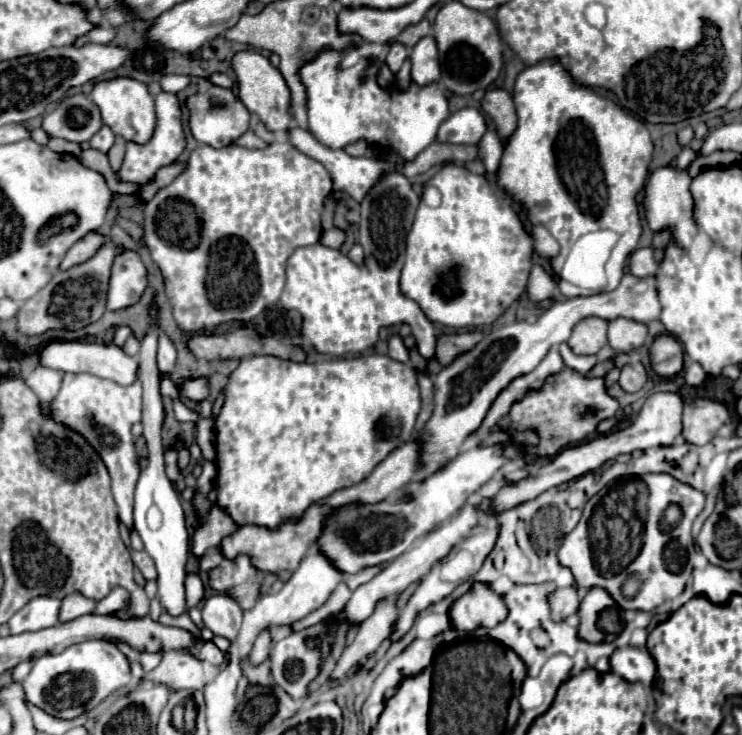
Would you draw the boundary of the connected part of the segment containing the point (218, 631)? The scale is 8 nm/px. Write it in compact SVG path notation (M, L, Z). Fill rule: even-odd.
M224 593L212 595L204 601L202 621L204 627L208 627L214 635L222 635L232 641L242 625L242 609L232 597Z

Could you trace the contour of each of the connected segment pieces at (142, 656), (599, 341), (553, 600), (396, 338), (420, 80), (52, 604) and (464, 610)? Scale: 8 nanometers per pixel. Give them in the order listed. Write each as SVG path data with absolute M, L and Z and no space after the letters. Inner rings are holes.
M136 653L136 659L142 663L144 671L154 669L160 663L160 657L162 657L162 653Z
M586 317L576 323L568 339L570 349L576 355L596 355L606 345L606 327L608 321L600 317Z
M576 587L556 589L552 593L552 597L548 597L548 605L550 605L552 621L554 623L564 621L578 635L579 618L577 612L578 607L580 607L580 599L578 599L578 593L576 593Z
M392 335L388 339L388 355L392 359L396 359L396 361L408 361L410 359L408 349L406 349L406 345L404 345L404 341L402 341L400 335Z
M424 37L416 43L412 55L412 81L418 85L430 85L440 81L440 65L438 65L438 49L434 37Z
M36 597L10 617L8 621L10 633L16 635L24 631L40 631L46 627L54 627L58 623L58 611L60 611L60 599Z
M474 583L466 595L452 603L448 615L454 629L472 631L476 627L498 625L506 619L508 607L486 583Z

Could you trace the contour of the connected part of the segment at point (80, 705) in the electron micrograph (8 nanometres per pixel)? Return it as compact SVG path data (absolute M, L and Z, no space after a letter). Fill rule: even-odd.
M84 641L68 647L60 655L44 655L34 661L30 675L22 687L26 701L60 719L74 719L94 709L110 693L132 683L130 661L110 641Z

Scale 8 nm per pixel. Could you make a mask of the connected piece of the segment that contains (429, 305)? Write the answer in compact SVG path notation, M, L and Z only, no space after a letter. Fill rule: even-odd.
M444 165L432 179L442 193L442 203L432 209L420 205L406 239L406 261L402 269L400 289L414 299L424 315L448 327L474 327L494 323L526 289L534 257L534 237L526 231L518 211L508 199L492 191L486 177L470 173L466 167Z

